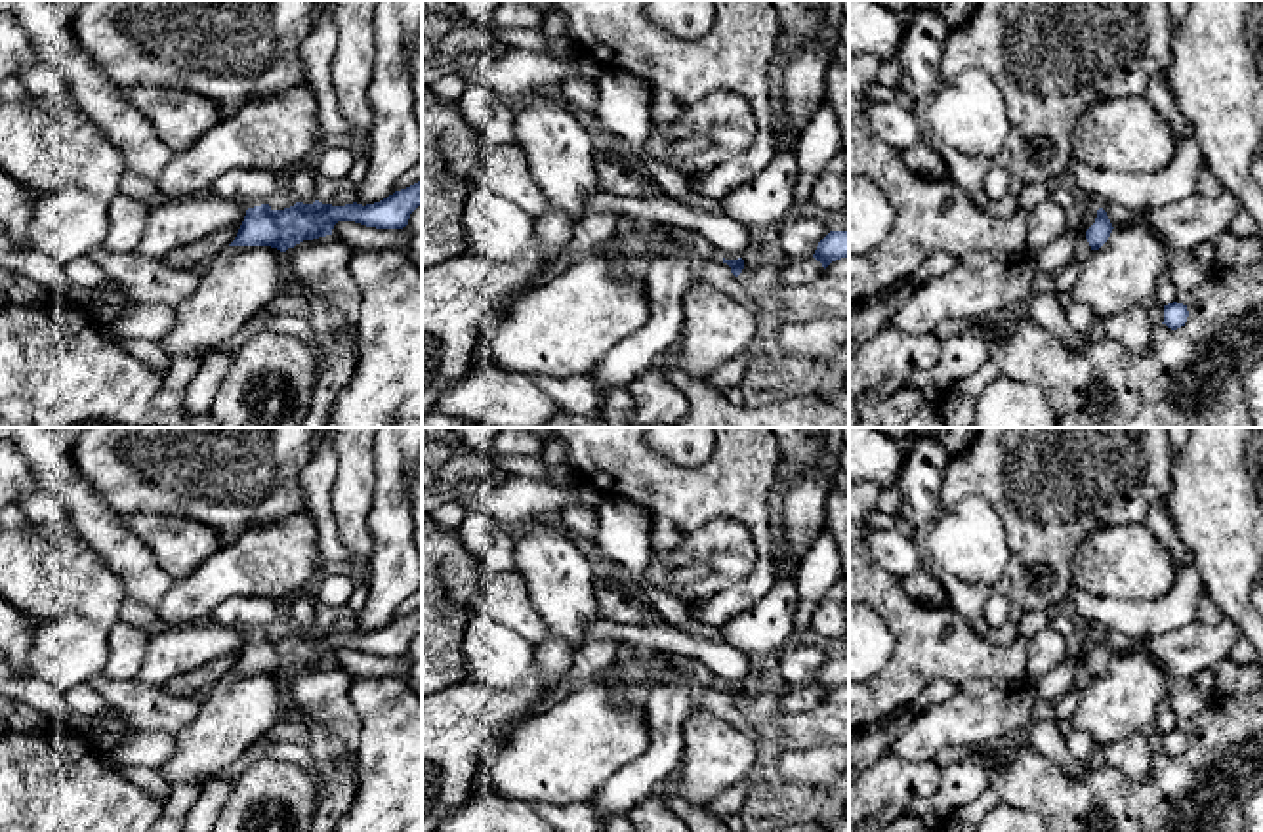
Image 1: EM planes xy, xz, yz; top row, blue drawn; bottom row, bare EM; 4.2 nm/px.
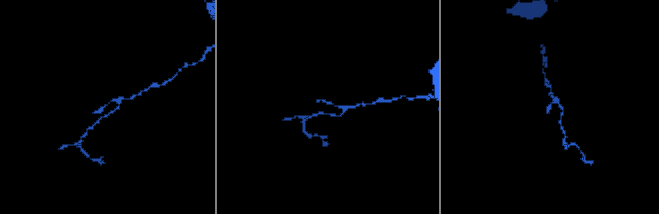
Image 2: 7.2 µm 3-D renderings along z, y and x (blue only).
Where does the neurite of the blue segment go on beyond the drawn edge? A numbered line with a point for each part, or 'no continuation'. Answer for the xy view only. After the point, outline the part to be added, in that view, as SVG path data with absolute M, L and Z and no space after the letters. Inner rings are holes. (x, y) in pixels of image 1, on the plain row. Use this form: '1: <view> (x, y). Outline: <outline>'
no continuation

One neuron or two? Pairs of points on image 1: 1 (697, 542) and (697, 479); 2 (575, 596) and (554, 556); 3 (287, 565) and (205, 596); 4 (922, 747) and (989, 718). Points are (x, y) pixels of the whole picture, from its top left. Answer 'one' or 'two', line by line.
1: two
2: one
3: one
4: one

